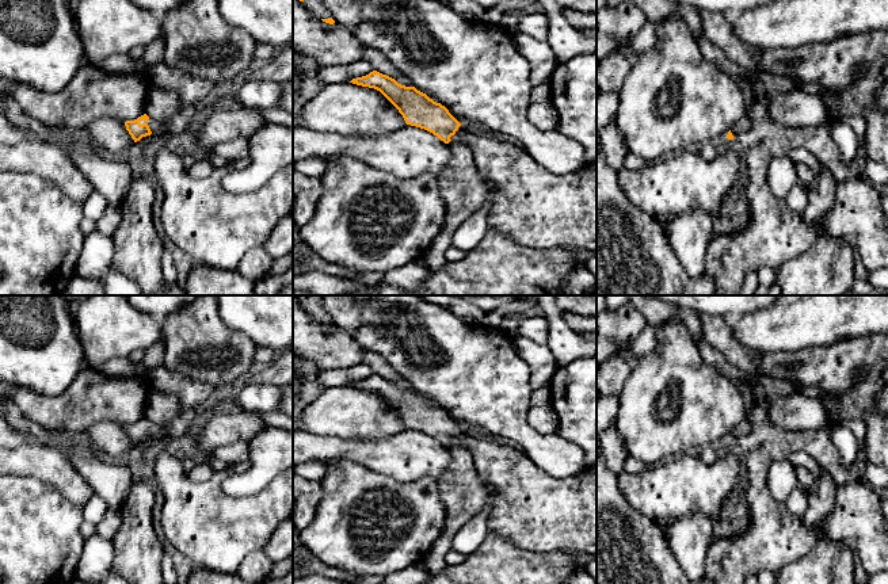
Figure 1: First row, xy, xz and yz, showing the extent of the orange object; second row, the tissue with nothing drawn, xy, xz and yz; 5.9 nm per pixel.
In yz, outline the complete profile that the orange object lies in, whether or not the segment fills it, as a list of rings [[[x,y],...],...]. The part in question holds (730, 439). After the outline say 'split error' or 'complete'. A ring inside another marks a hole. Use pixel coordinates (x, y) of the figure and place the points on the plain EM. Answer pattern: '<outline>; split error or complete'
[[[747,419],[742,420],[733,431],[728,435],[727,442],[732,443],[733,440],[747,436],[751,432],[751,424]]]; split error

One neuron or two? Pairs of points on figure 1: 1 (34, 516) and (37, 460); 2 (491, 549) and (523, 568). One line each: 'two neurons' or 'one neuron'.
1: two neurons
2: one neuron

